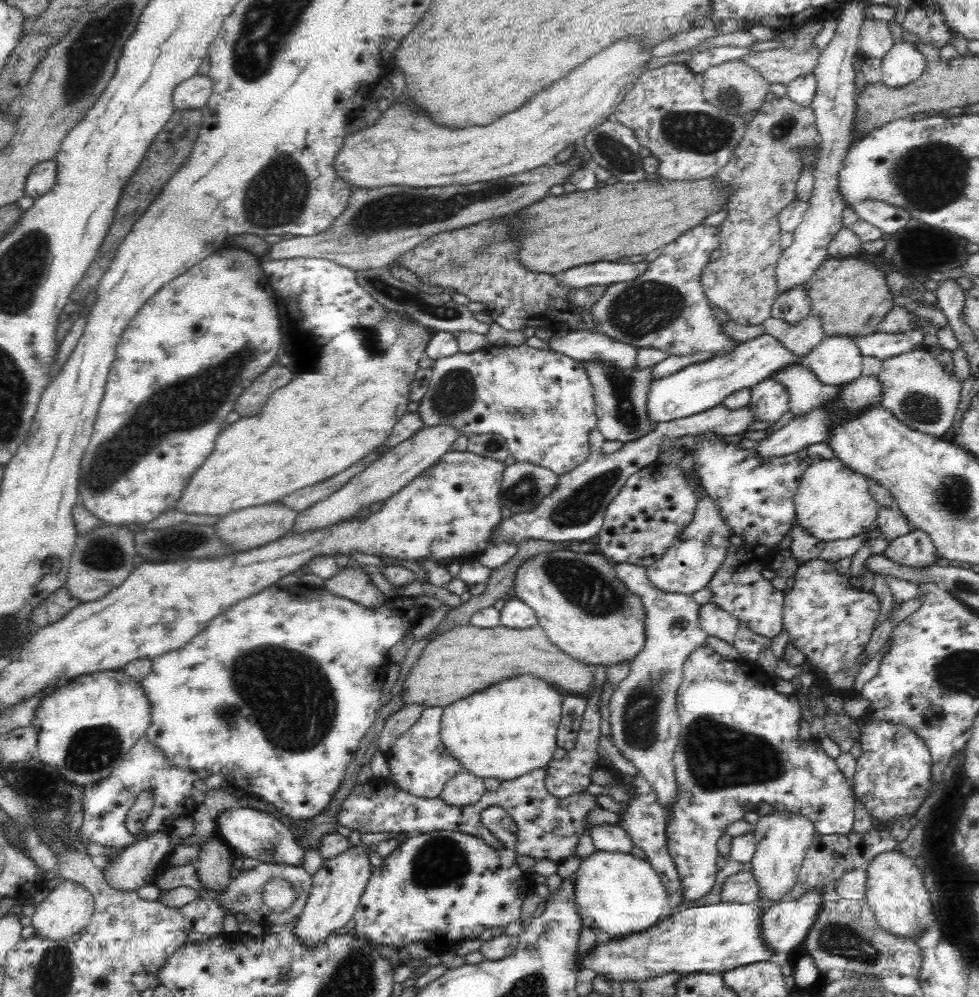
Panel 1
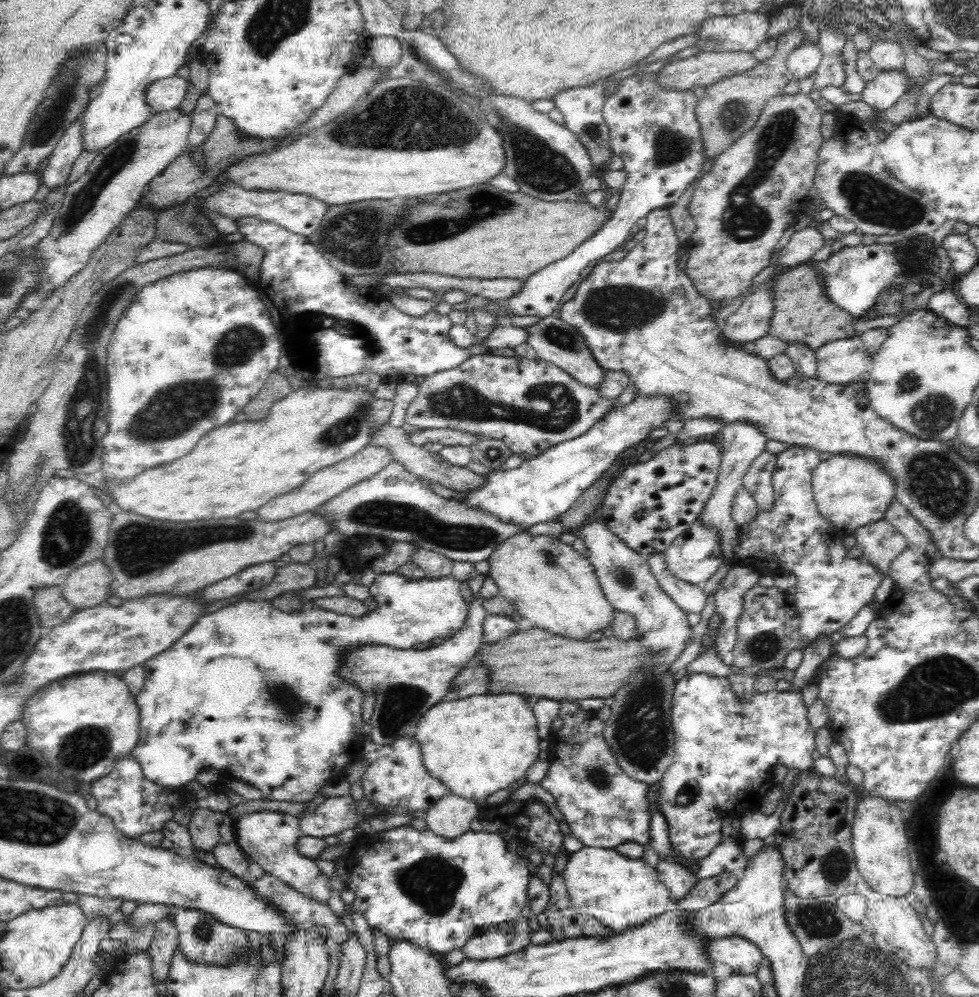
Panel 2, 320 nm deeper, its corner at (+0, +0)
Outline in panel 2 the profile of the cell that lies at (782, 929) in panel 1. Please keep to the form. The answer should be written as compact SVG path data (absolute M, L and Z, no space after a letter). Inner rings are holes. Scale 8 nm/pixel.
M742 937L706 941L706 955L710 962L728 964L732 973L741 975L754 974L763 958L758 947Z

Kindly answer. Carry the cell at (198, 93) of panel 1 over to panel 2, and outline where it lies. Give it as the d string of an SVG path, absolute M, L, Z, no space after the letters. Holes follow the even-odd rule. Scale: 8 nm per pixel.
M176 75L148 84L144 94L152 115L178 109L186 94L186 86L187 80Z

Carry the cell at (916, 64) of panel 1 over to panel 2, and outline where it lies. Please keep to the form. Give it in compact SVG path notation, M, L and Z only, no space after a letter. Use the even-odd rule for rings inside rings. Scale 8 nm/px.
M881 72L874 80L866 83L861 100L875 111L886 111L907 90L909 80L905 72Z

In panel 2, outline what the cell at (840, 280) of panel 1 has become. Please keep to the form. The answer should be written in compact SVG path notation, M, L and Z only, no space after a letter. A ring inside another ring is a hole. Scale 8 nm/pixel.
M802 264L779 274L772 284L772 314L766 335L790 343L802 343L813 351L822 345L854 336L852 315L838 308L824 293L822 279L814 273L810 265Z

